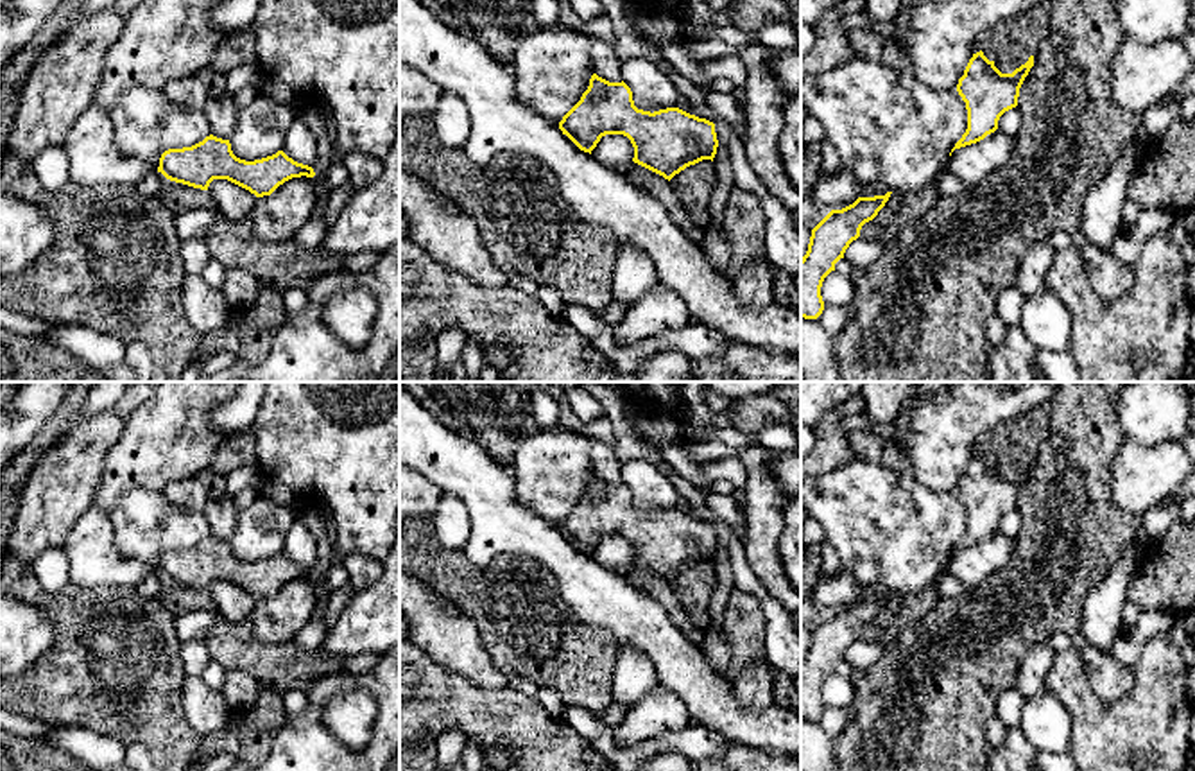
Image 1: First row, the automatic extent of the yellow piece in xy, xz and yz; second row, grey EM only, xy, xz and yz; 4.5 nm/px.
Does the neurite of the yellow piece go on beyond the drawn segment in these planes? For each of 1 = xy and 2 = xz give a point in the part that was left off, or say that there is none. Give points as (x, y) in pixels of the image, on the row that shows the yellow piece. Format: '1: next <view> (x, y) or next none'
1: next none
2: next none

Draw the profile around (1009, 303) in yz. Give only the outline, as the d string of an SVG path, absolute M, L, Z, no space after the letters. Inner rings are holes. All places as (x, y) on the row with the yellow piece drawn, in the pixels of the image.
M1012 285L1000 298L996 314L1005 323L1007 328L1019 325L1019 312L1025 296Z

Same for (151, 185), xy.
M152 170L140 183L136 183L134 188L147 197L158 197L161 192L163 181L165 181L165 176L158 170Z

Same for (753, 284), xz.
M763 258L736 273L733 287L742 307L763 308L774 303L770 269L772 264Z

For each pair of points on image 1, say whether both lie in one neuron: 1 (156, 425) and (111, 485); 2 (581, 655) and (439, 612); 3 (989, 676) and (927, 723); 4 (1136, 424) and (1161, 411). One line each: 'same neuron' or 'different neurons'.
1: same neuron
2: different neurons
3: same neuron
4: same neuron

